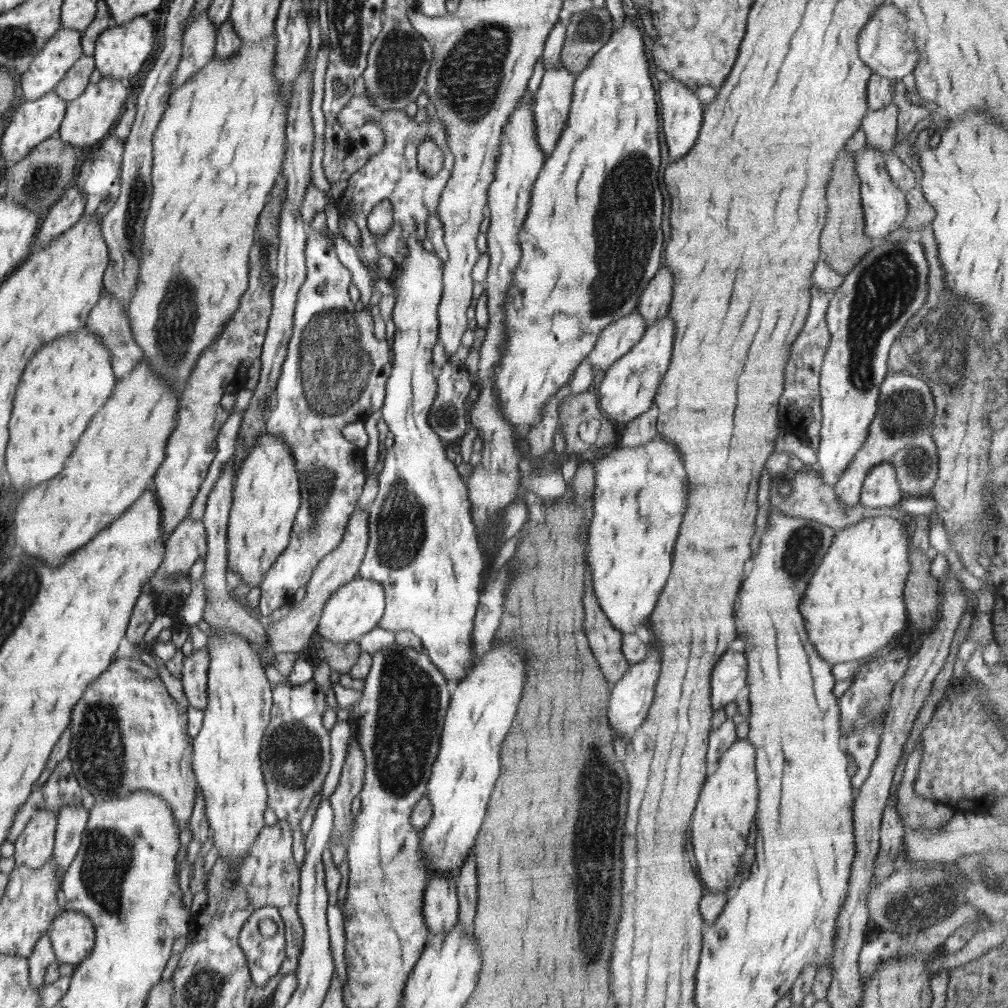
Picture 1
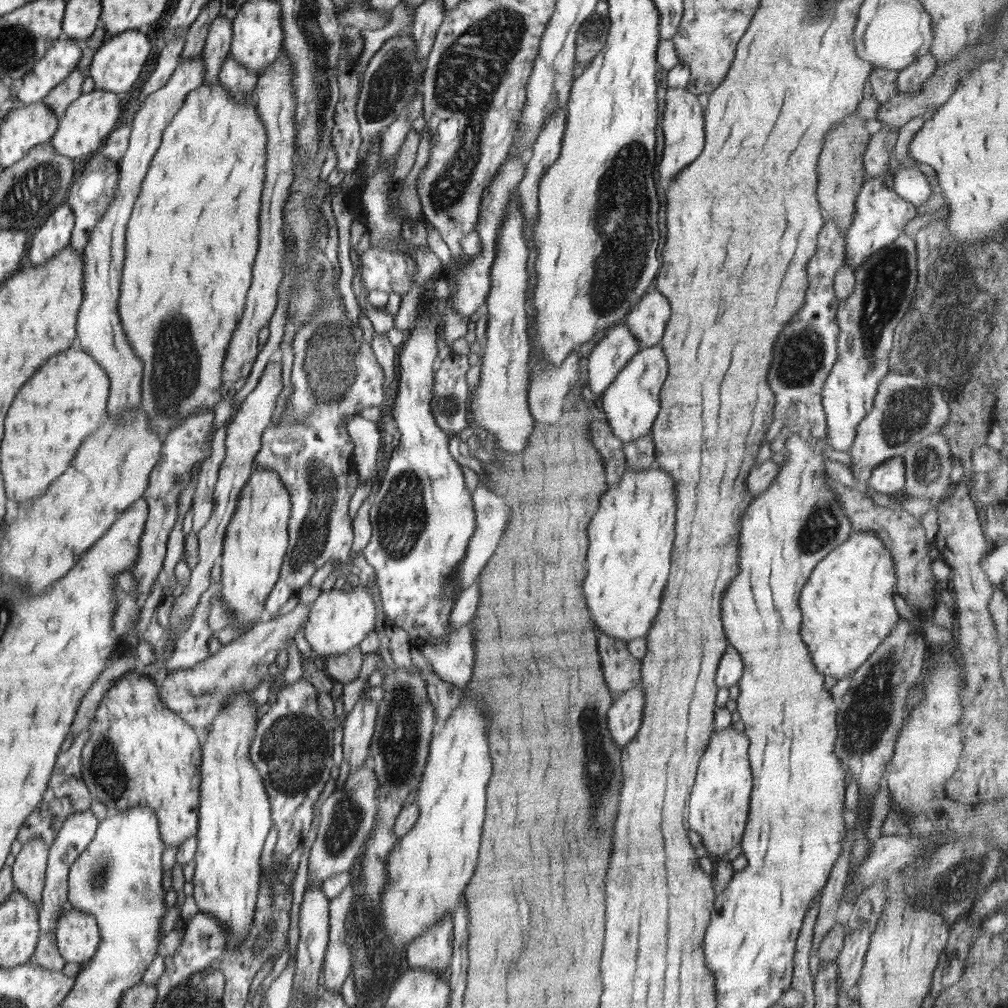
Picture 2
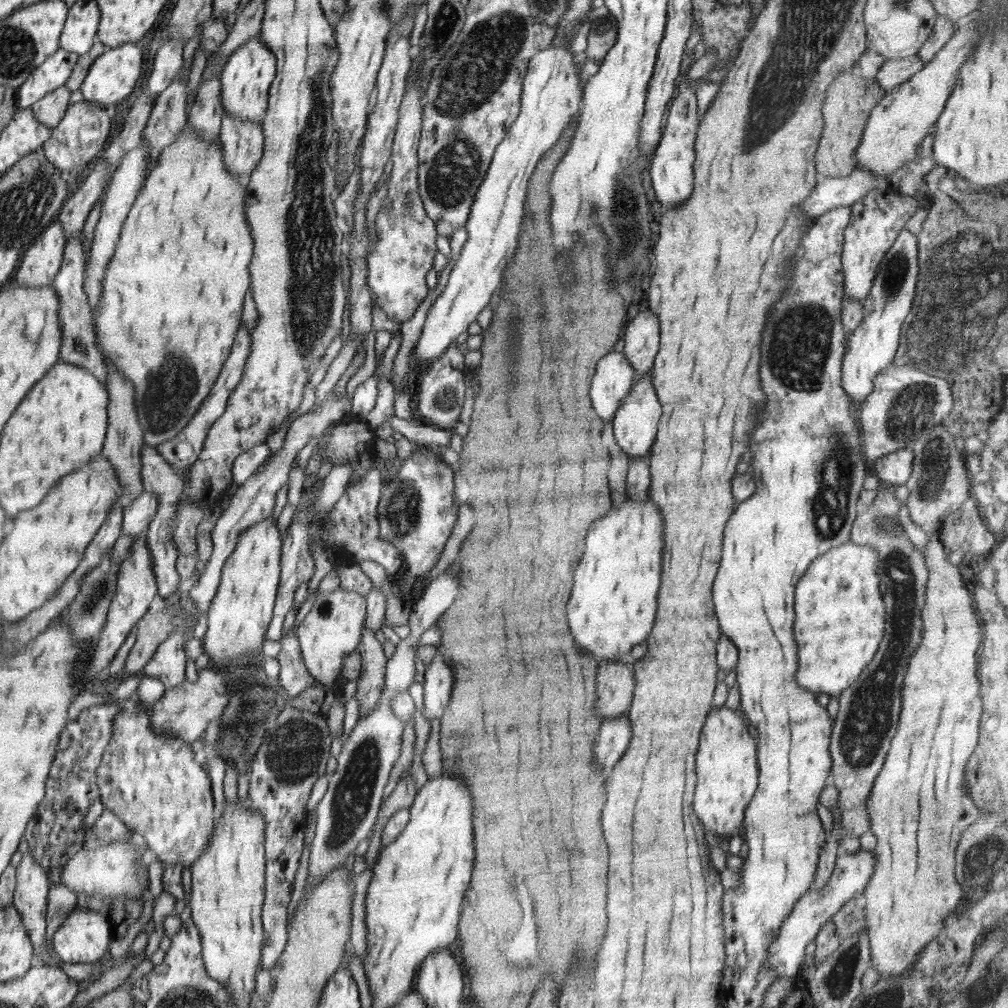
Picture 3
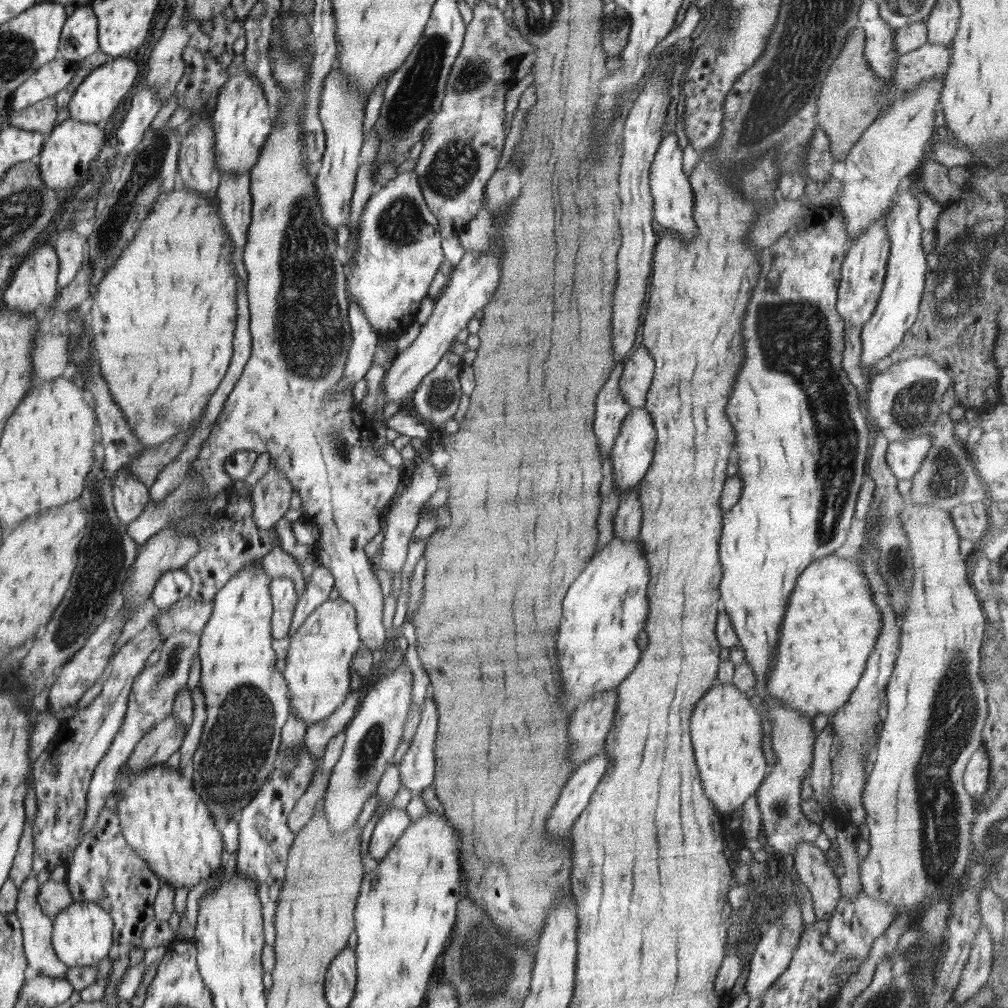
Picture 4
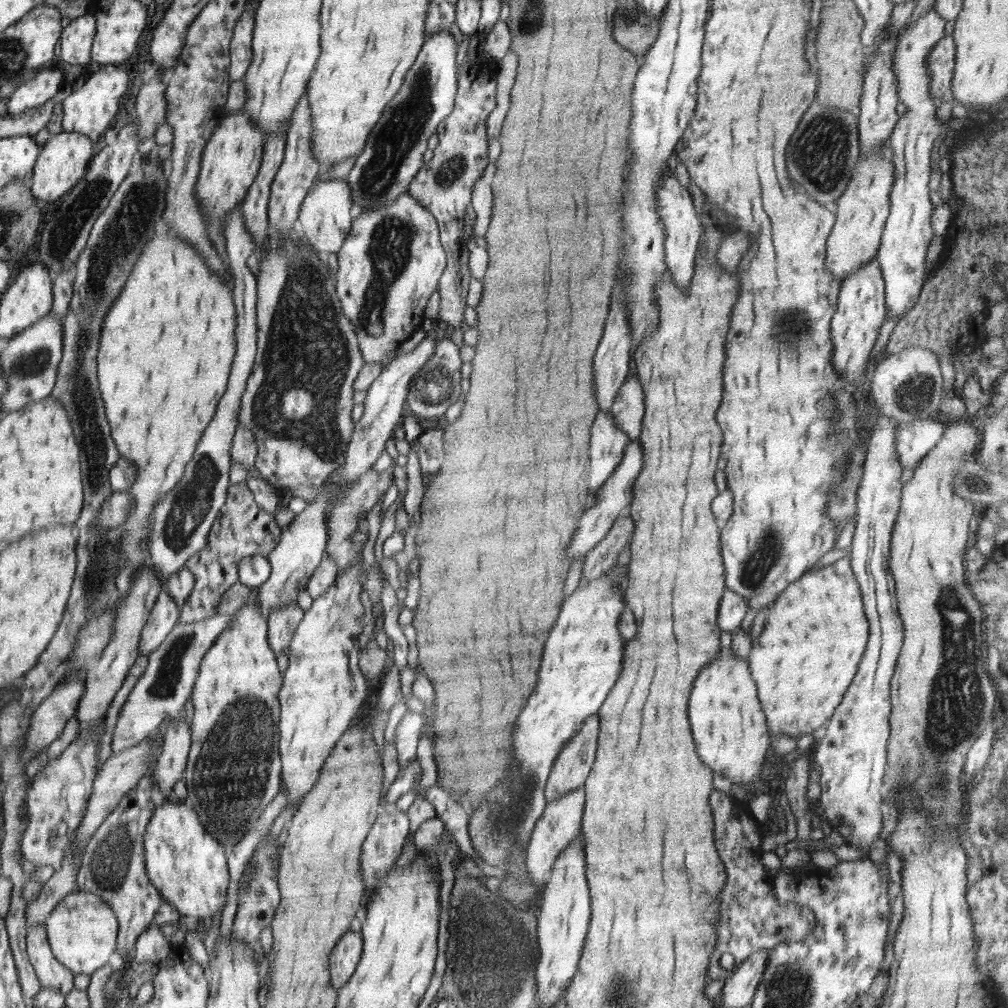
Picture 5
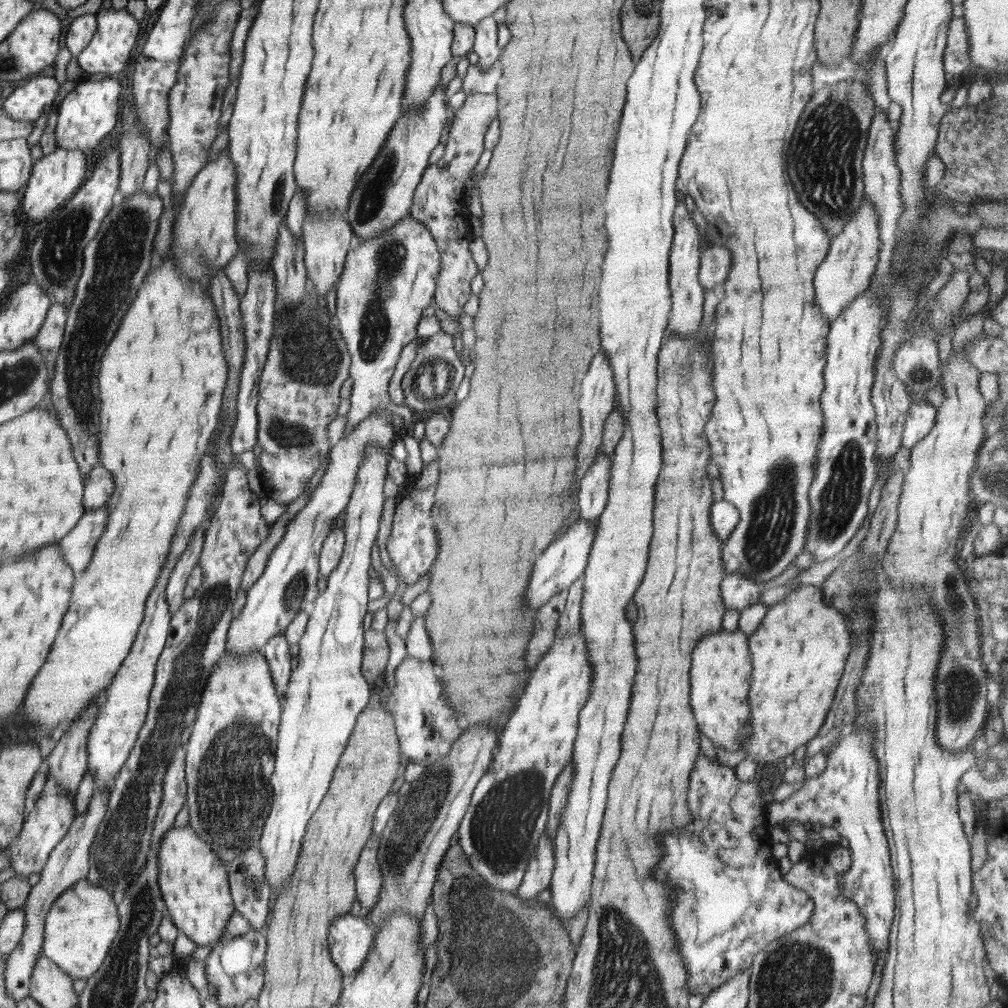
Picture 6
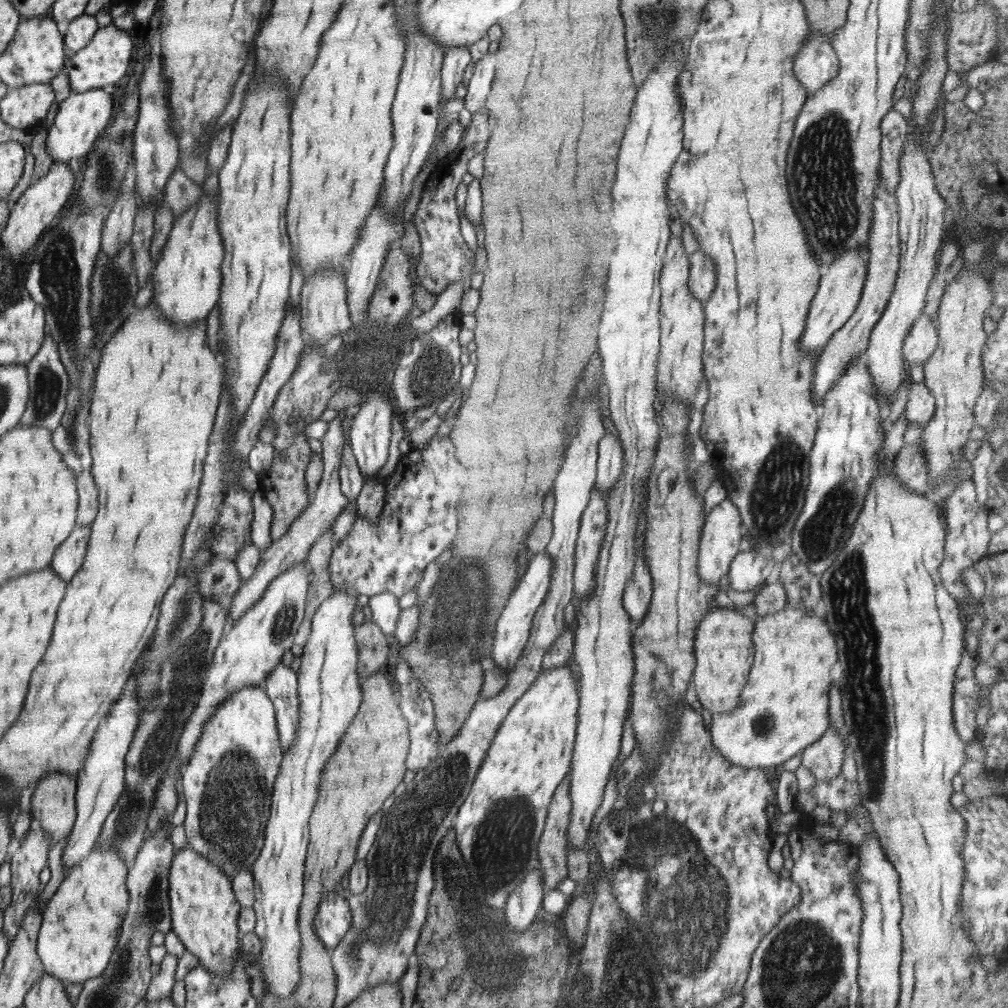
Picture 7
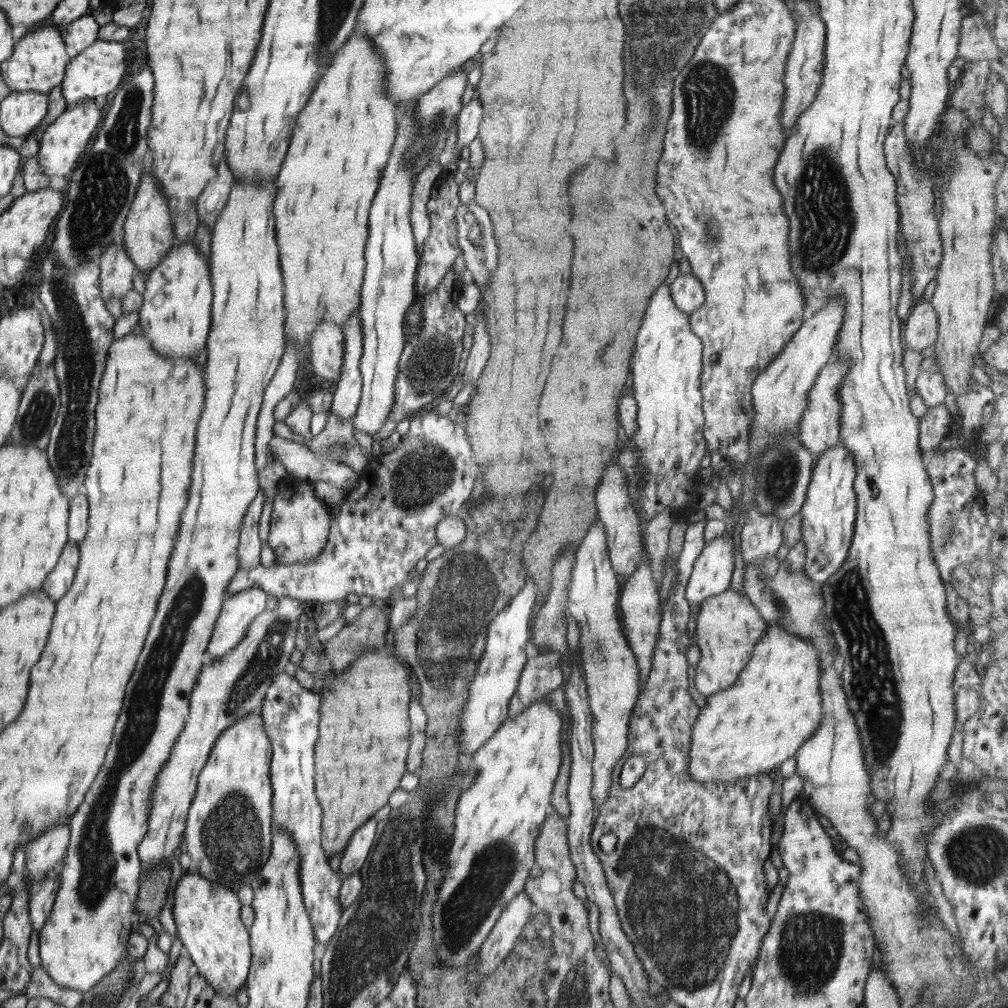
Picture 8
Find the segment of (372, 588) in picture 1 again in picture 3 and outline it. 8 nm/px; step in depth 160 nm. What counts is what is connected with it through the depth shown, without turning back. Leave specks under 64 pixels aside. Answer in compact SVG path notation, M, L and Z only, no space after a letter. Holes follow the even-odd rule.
M342 588L334 592L318 593L313 606L305 616L304 621L297 628L297 637L301 648L302 660L308 670L308 674L316 680L316 686L325 689L334 688L338 684L338 678L342 676L342 664L344 660L357 648L362 636L363 622L367 613L367 597L356 591L344 591Z

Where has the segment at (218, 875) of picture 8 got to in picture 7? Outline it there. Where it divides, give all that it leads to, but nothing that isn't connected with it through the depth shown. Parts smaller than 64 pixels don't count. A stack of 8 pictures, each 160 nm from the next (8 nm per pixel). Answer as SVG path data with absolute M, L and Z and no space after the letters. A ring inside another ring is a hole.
M246 686L218 706L204 724L202 736L182 771L182 794L187 806L183 825L187 844L212 864L220 866L230 879L242 869L252 870L262 850L271 813L273 784L283 757L276 711L263 686Z

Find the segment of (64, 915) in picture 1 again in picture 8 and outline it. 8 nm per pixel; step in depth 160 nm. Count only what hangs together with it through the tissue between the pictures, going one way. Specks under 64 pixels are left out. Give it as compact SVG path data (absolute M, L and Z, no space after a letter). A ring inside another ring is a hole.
M276 180L272 184L258 184L258 182L233 182L231 185L230 196L228 202L224 206L224 210L220 212L218 220L213 226L212 235L212 254L209 261L209 271L213 288L213 303L212 303L212 323L210 326L210 333L206 347L208 347L208 359L204 367L205 370L205 403L204 410L198 421L195 455L193 458L192 480L189 490L188 502L184 508L179 528L179 536L177 536L177 544L171 560L169 561L169 568L167 573L167 582L163 589L163 594L159 598L157 613L155 620L151 622L150 632L147 634L147 640L143 646L139 661L136 664L135 673L132 674L131 682L127 686L127 695L123 701L123 709L119 713L118 722L115 726L114 740L111 742L110 748L107 750L106 764L102 766L95 782L91 785L86 798L84 798L83 805L79 807L76 813L70 816L71 837L67 851L63 857L62 876L60 888L58 889L52 910L48 915L44 926L39 930L39 955L41 958L40 966L48 973L48 976L54 982L67 989L76 989L83 992L85 995L91 992L104 977L114 972L116 965L124 958L126 952L126 942L130 936L130 928L132 928L132 914L134 914L134 900L136 894L139 894L139 878L142 865L138 858L138 844L143 840L143 836L148 830L148 819L152 813L152 790L155 787L155 778L163 764L167 762L168 757L171 756L172 747L178 742L180 732L184 730L184 724L189 714L190 696L194 690L196 683L194 682L197 674L202 670L202 657L207 650L211 634L213 633L216 619L219 617L224 596L226 596L226 588L229 582L234 578L236 569L240 568L239 558L237 553L240 527L246 514L246 509L260 489L258 485L258 472L256 472L255 465L255 432L257 429L257 416L259 415L264 396L264 389L268 386L271 378L274 376L281 358L285 351L285 332L284 332L284 318L285 318L285 304L284 304L284 279L282 269L280 268L280 252L278 252L278 244L276 242L277 232L275 227L274 214L272 214L272 207L274 207L274 200L276 200Z

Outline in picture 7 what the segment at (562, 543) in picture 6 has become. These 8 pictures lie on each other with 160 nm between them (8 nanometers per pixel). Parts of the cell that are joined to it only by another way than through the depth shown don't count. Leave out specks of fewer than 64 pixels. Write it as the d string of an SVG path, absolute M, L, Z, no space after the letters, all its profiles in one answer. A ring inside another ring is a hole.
M546 550L535 554L529 560L524 576L522 576L515 586L514 591L507 600L504 610L502 610L498 620L495 622L490 657L496 662L496 667L499 668L501 674L503 674L504 669L506 674L509 675L512 672L512 668L516 666L518 658L522 656L523 648L531 635L532 623L536 611L544 602L548 589L551 587L552 569L553 562Z

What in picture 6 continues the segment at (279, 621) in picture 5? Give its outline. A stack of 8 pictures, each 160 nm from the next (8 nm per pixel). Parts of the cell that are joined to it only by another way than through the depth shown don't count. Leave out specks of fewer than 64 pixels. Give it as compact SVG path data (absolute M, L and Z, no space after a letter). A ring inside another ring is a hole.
M284 635L269 638L262 648L262 656L268 662L272 682L274 682L276 692L278 692L282 701L286 696L288 682L290 682L292 674L292 660L288 648L289 645Z

